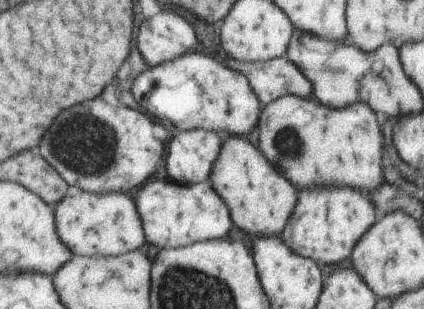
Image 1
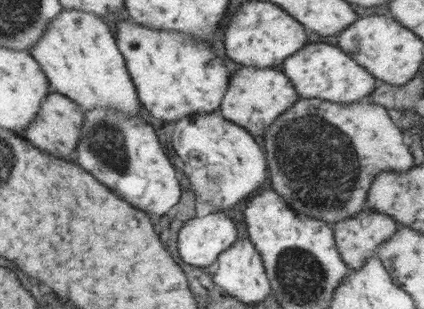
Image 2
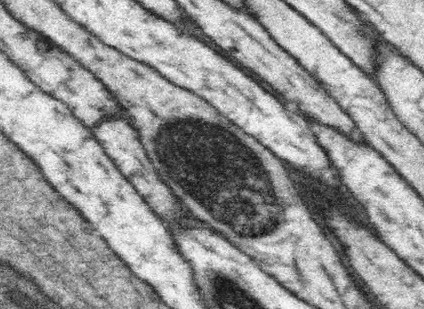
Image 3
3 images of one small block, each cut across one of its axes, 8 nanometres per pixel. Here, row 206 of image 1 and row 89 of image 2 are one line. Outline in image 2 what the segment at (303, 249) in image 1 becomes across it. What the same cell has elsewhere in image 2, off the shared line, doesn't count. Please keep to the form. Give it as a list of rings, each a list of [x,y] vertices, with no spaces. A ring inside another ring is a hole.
[[[305,44],[297,54],[287,58],[281,64],[281,74],[287,74],[299,98],[313,98],[313,100],[329,100],[331,104],[357,104],[359,100],[367,100],[377,80],[363,70],[353,58],[347,58],[343,50],[327,46],[327,44]]]

